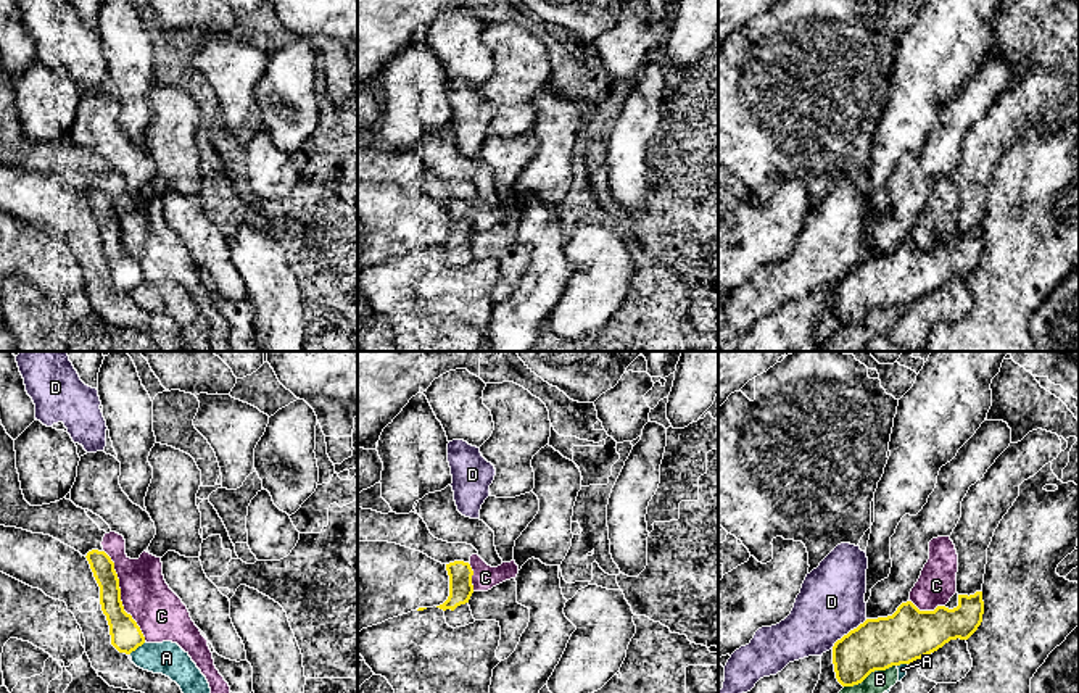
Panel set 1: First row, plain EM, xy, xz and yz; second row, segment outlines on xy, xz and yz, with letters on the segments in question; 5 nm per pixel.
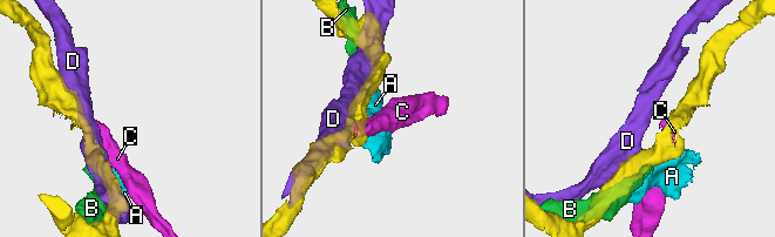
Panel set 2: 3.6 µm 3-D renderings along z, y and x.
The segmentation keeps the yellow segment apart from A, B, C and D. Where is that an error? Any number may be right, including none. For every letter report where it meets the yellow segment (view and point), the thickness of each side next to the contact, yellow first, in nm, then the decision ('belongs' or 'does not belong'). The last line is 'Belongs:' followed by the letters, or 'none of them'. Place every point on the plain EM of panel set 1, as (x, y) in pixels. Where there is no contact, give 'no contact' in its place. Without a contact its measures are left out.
A: contact xy (137, 286); calibres 160 and 170 nm; does not belong
B: contact yz (870, 311); calibres 260 and 190 nm; does not belong
C: contact xy (119, 234); calibres 160 and 260 nm; does not belong
D: contact yz (851, 269); calibres 260 and 340 nm; does not belong
Belongs: none of them

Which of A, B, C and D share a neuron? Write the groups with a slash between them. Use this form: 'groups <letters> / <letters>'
groups A B / C / D

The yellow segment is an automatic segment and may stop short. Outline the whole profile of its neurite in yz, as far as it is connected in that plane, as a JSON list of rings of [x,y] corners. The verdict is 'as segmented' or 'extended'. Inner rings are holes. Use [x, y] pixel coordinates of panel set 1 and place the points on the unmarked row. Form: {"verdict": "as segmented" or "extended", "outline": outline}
{"verdict": "extended", "outline": [[[976,230],[969,235],[955,232],[945,245],[937,245],[934,250],[920,250],[912,240],[902,242],[892,255],[866,258],[834,282],[833,303],[836,317],[842,326],[854,326],[862,322],[874,309],[886,309],[892,305],[910,303],[937,290],[950,279],[968,279],[981,264],[982,253],[982,230]]]}

